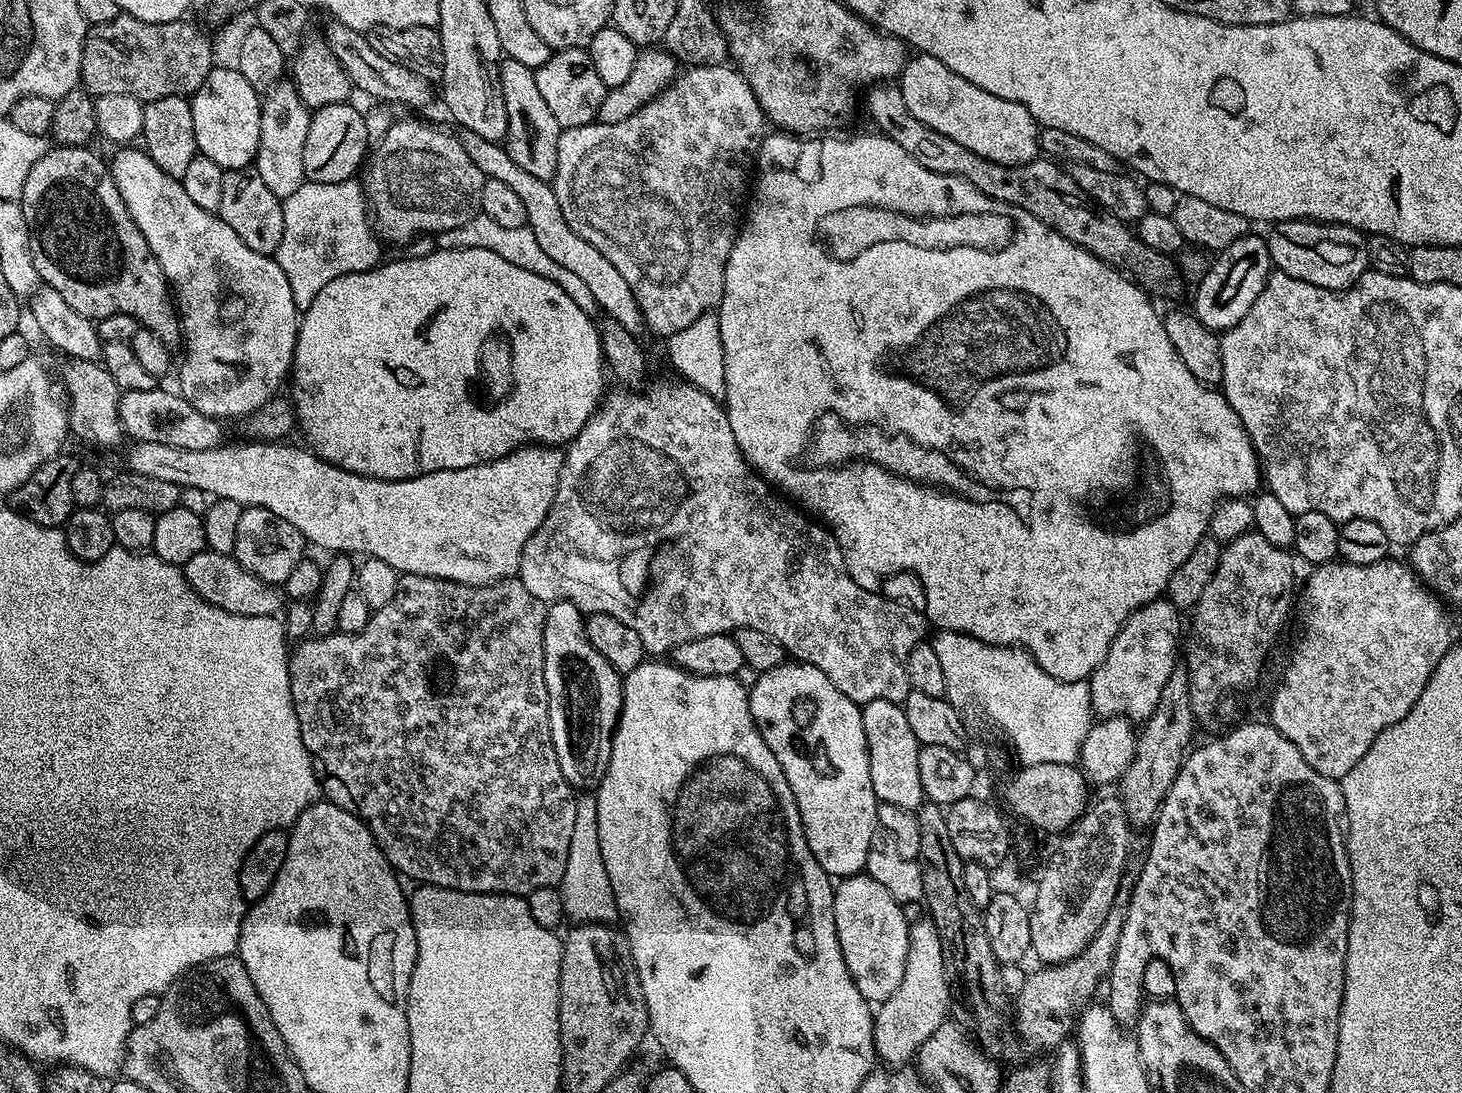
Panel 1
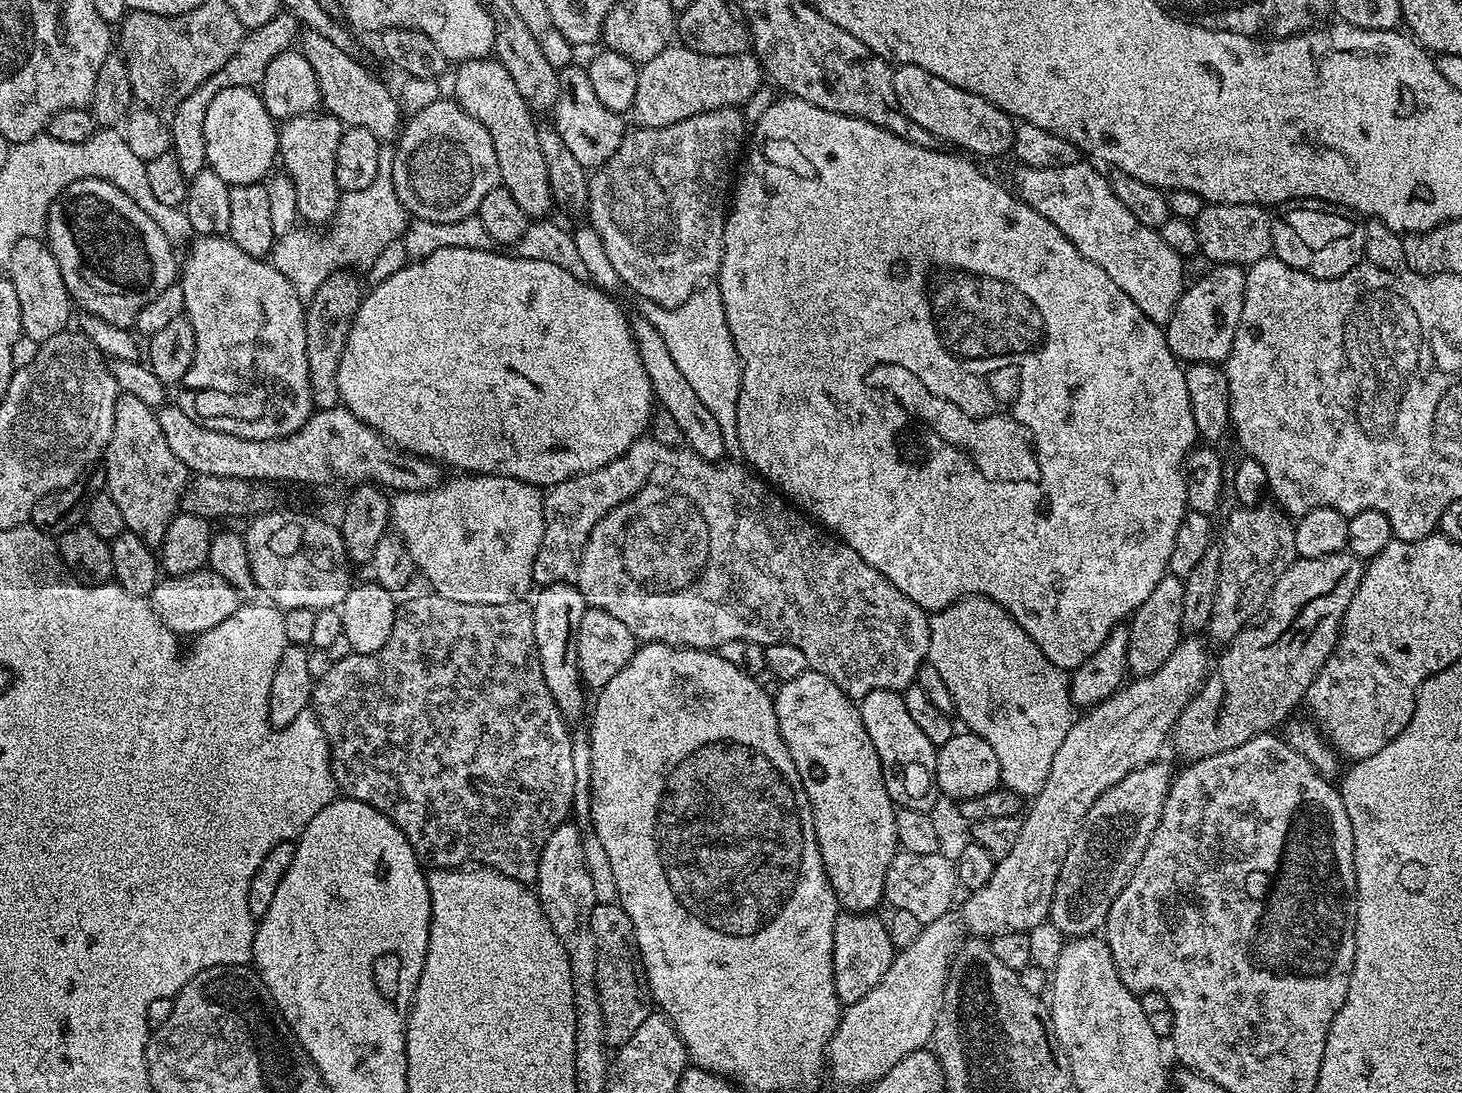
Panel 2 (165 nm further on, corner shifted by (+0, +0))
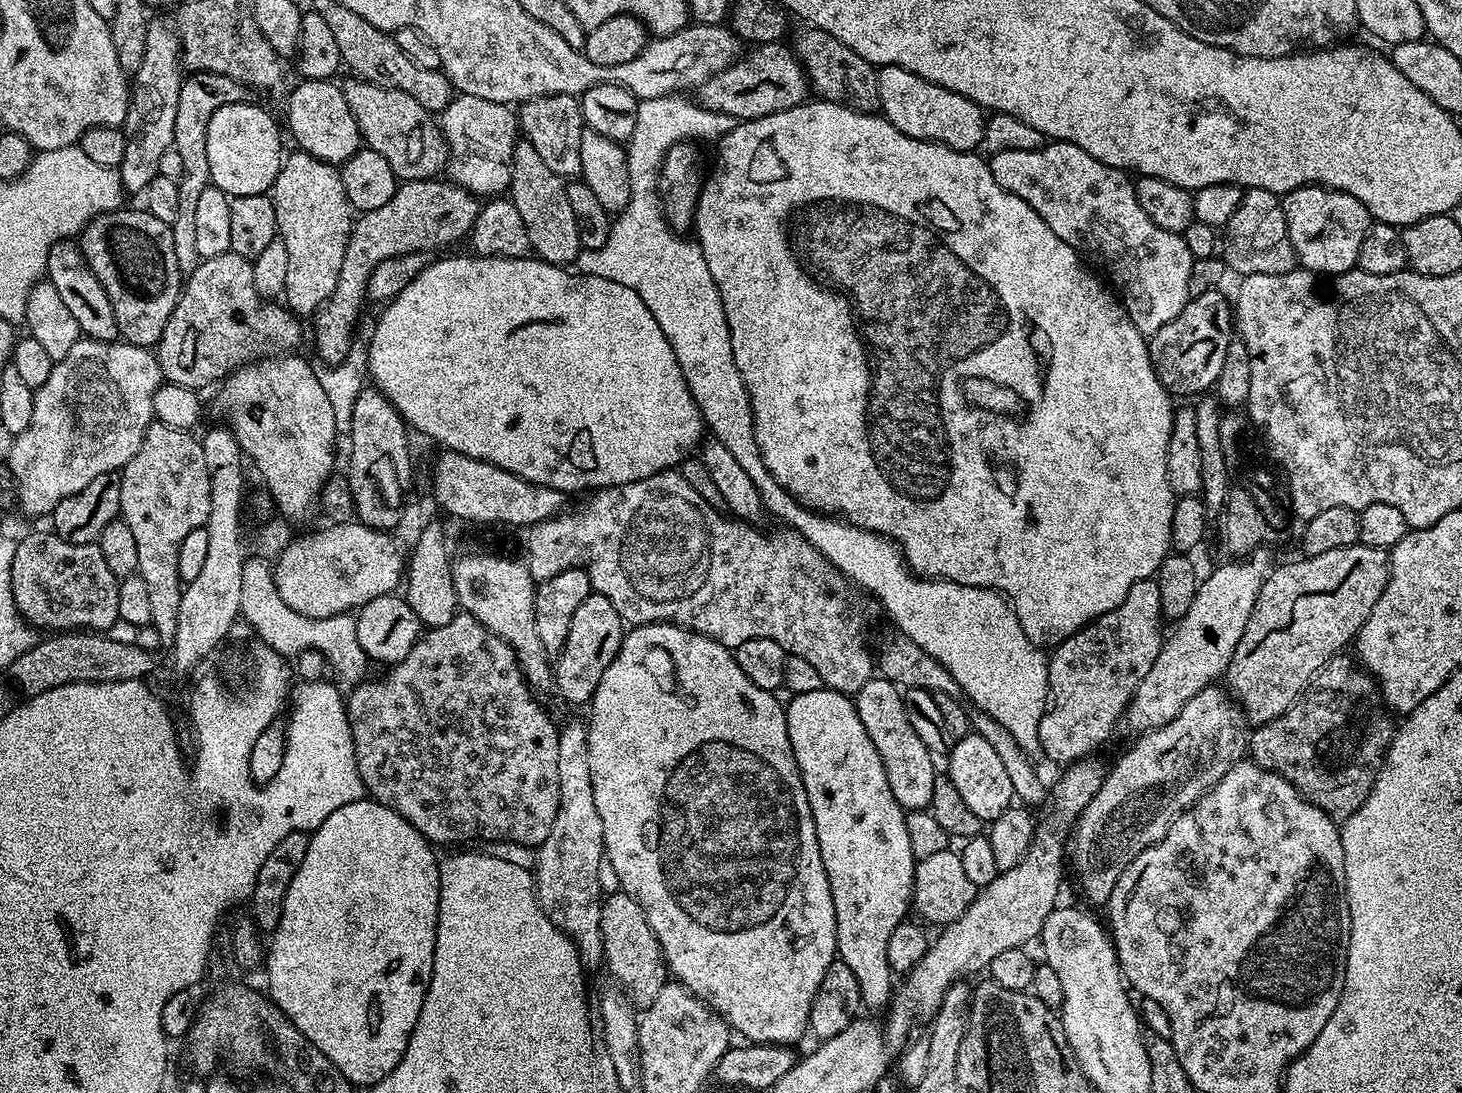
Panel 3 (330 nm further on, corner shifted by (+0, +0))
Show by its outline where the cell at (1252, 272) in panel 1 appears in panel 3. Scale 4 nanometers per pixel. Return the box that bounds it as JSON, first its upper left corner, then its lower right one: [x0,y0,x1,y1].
[1148,290,1234,397]

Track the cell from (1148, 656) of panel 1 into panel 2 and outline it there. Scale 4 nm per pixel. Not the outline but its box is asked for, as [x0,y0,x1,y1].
[1128,574,1184,677]

